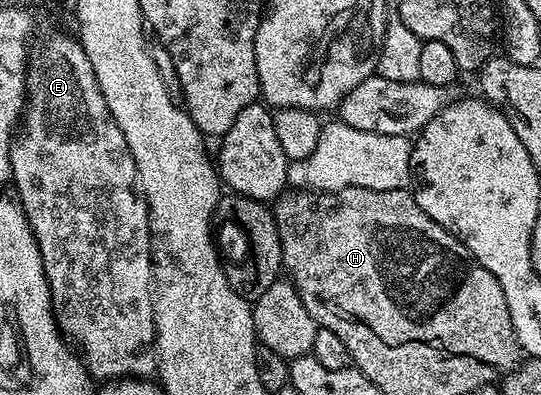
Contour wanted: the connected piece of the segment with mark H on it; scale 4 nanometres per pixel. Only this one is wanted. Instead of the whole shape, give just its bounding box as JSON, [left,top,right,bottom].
[273,187,521,374]

